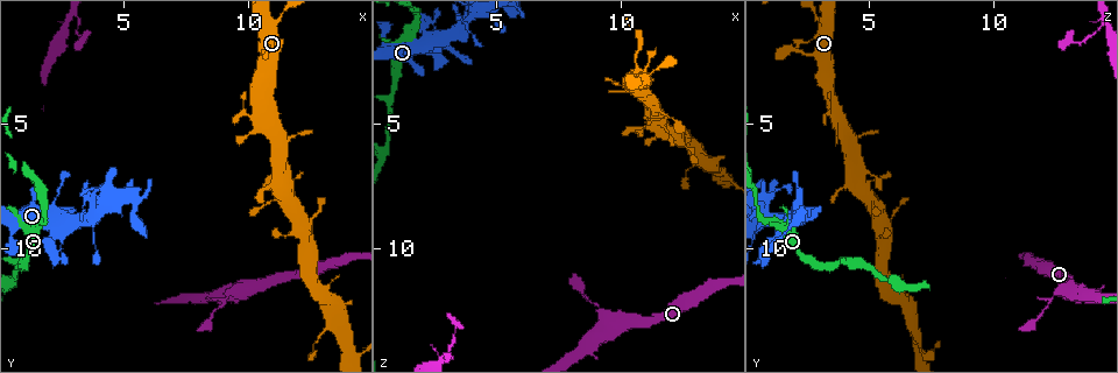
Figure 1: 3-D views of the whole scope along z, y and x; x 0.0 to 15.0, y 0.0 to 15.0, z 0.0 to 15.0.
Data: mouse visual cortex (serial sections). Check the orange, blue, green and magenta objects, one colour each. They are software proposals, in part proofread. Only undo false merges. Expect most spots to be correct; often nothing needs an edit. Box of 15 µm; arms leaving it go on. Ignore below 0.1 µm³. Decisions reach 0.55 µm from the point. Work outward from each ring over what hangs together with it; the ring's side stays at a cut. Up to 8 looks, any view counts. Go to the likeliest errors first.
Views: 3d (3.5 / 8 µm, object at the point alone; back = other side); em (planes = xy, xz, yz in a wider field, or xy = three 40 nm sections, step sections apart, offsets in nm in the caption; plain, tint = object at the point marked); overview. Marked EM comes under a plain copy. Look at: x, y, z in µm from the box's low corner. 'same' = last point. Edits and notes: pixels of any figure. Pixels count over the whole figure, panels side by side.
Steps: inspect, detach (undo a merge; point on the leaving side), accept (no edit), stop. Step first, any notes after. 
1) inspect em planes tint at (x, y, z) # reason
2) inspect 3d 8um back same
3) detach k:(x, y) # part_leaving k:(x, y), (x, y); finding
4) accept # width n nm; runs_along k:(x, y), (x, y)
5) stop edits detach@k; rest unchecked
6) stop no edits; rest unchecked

inspect 3d 3.5um at (8.7, 12.3, 12.0) # a narrow waist

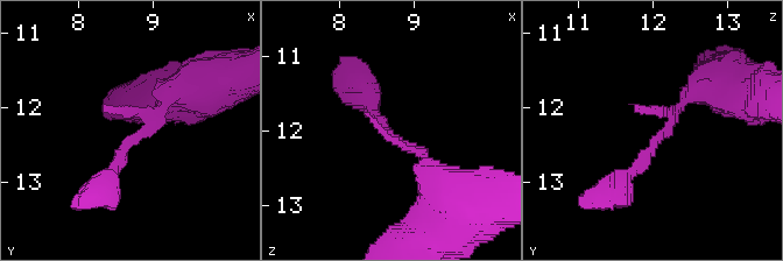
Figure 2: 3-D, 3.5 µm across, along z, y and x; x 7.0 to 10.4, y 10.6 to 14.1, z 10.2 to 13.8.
inspect em xy step 2 tint at (8.75, 12.45, 12.10) # shape alone is not enough

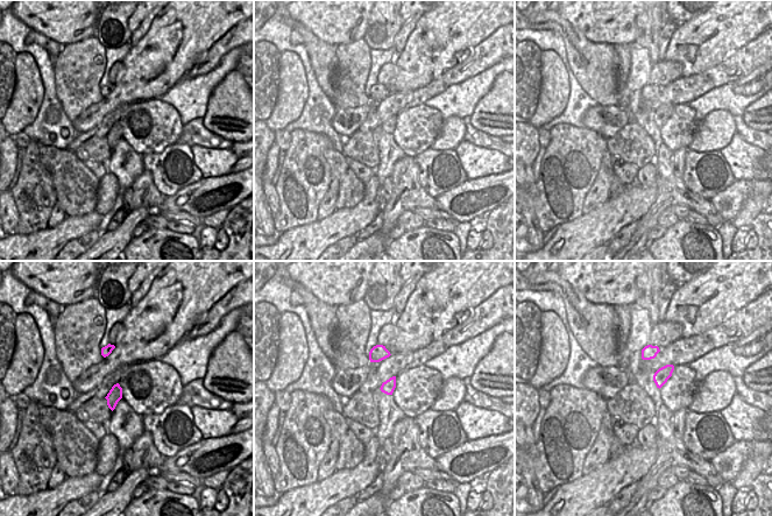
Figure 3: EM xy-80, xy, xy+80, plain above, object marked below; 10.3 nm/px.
accept # width 140 nm; runs_along 2:(702, 91), (612, 191); one cell here

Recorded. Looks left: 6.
inspect 3d 3.5um back at (2.2, 9.2, 1.5) # sharp bend

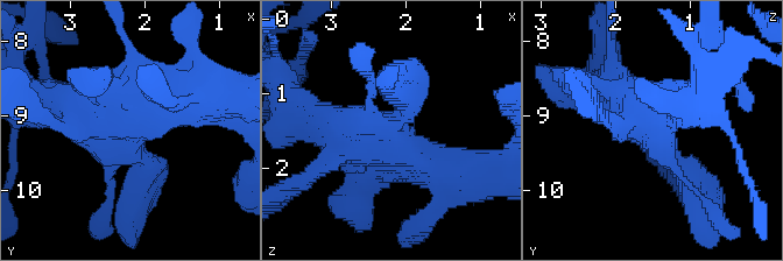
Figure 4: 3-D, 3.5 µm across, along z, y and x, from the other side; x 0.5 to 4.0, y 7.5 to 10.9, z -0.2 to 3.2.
inspect em planes tint at (2.20, 9.20, 1.55) # need the tissue

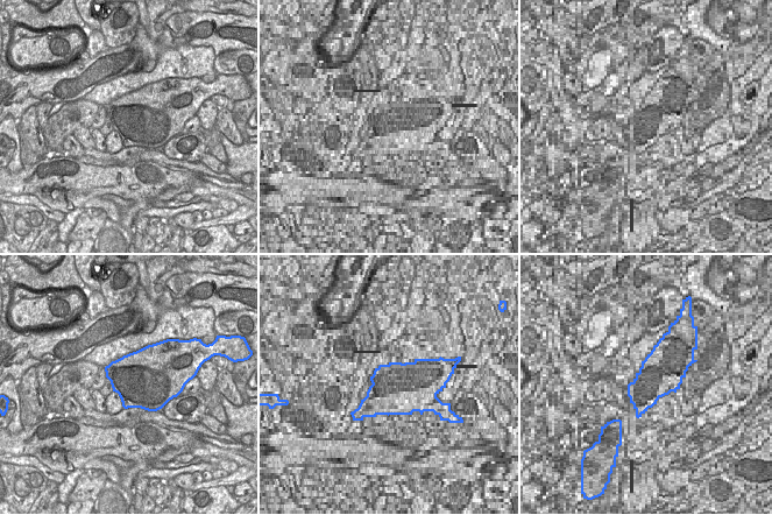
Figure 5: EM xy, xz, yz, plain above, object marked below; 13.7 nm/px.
accept # runs_along 4:(438, 169), (357, 142), (296, 103); one cell here

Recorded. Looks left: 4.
inspect 3d 3.5um at (11.4, 6.3, 4.3) # two arms in line, one across

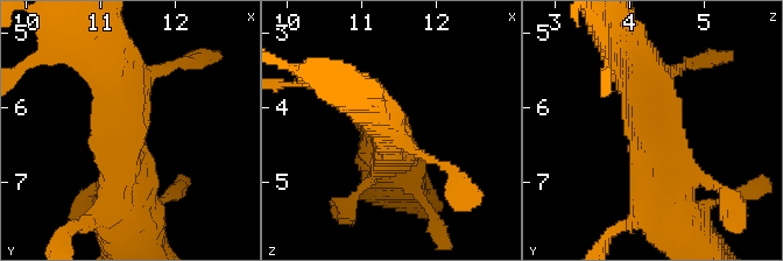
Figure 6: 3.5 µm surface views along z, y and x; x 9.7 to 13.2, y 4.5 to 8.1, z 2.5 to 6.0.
inspect em xy step 5 tint at (11.40, 6.40, 4.30) # shape alone is not enough

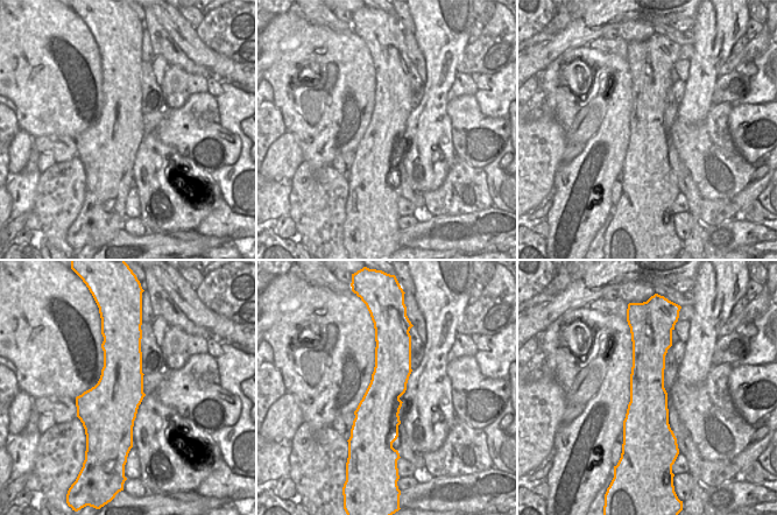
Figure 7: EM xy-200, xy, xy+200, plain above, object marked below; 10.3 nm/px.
accept # width 440 nm; runs_along 6:(640, 63), (672, 213); all the same cell

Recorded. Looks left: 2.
inspect 3d 3.5um at (14.2, 14.3, 7.1) # small branch off a trunk

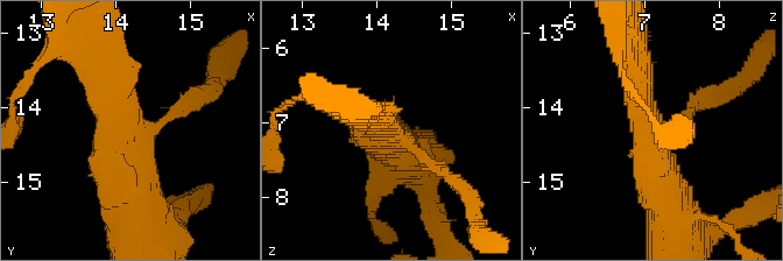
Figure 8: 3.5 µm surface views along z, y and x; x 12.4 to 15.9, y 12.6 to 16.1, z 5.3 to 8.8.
inspect em xy step 1 tint at (14.15, 14.25, 7.05) # arms 3; arm_widths 150, 400, 500 nm; now the EM

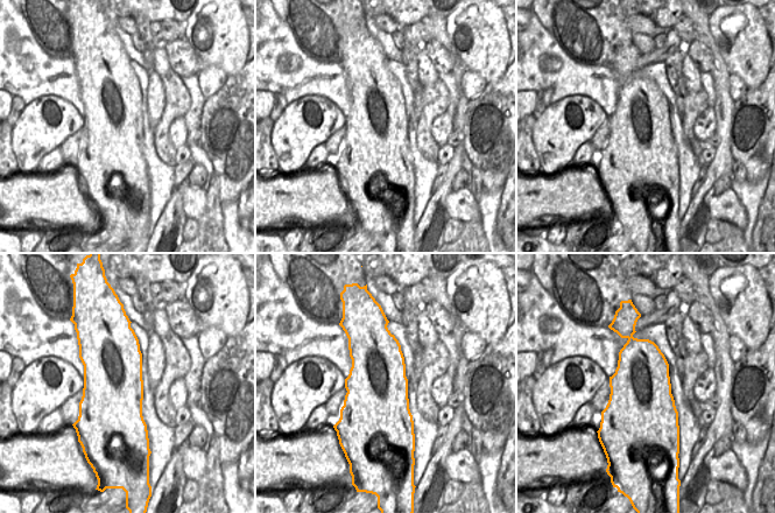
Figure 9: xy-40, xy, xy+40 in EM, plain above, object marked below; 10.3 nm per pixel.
accept # runs_along 8:(97, 61), (150, 178); all the same cell

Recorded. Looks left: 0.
stop no edits; rest unchecked

